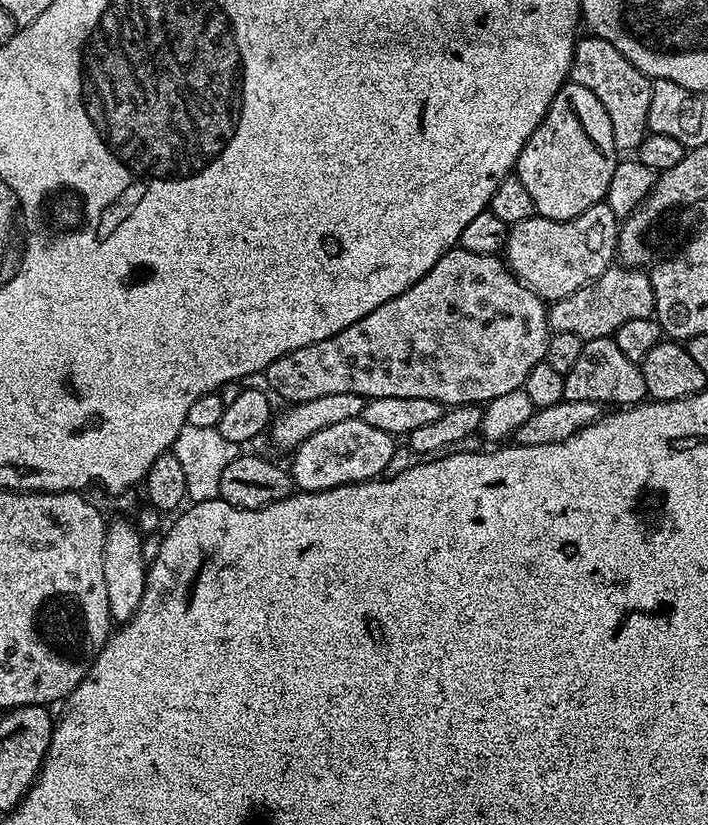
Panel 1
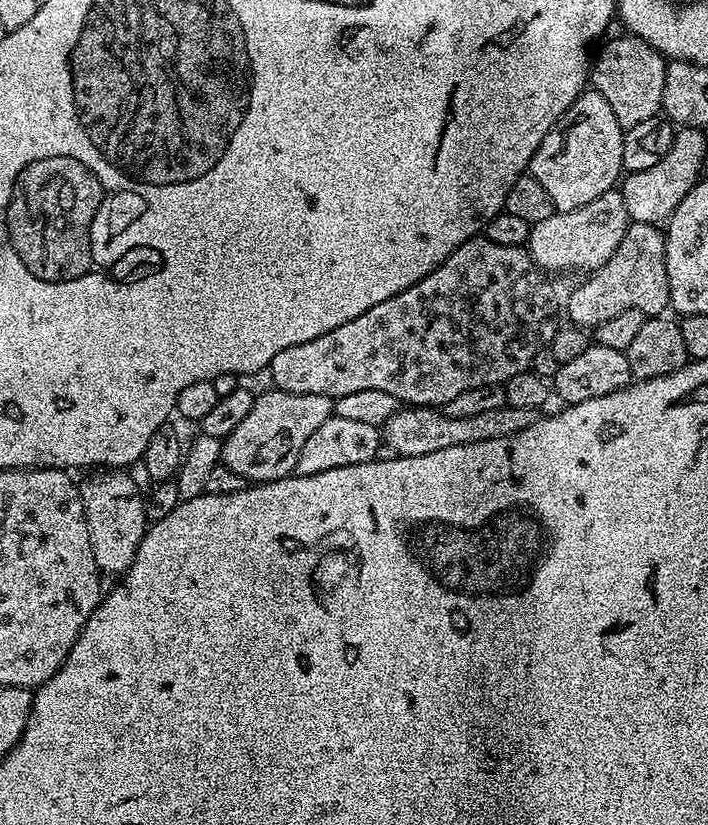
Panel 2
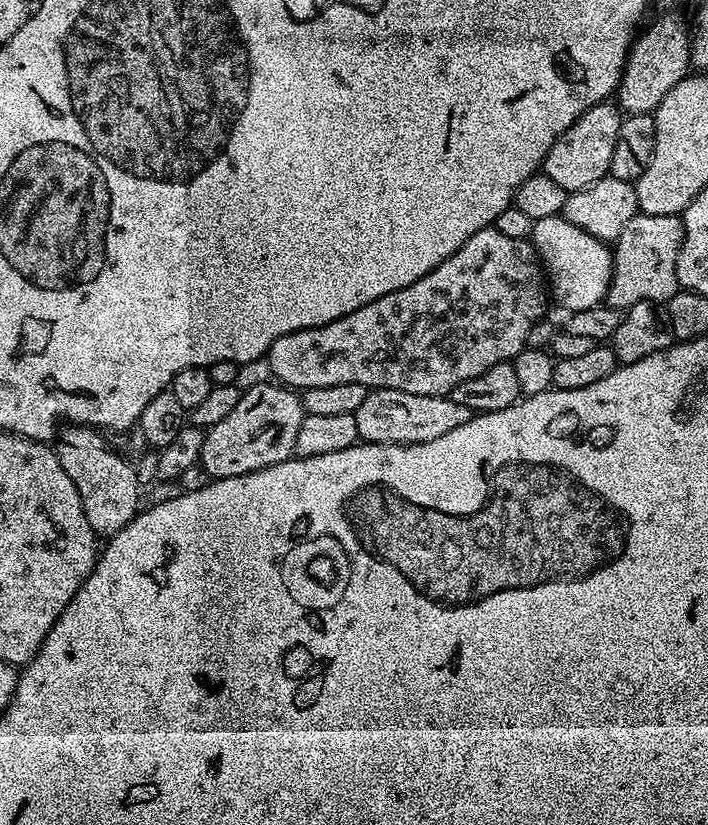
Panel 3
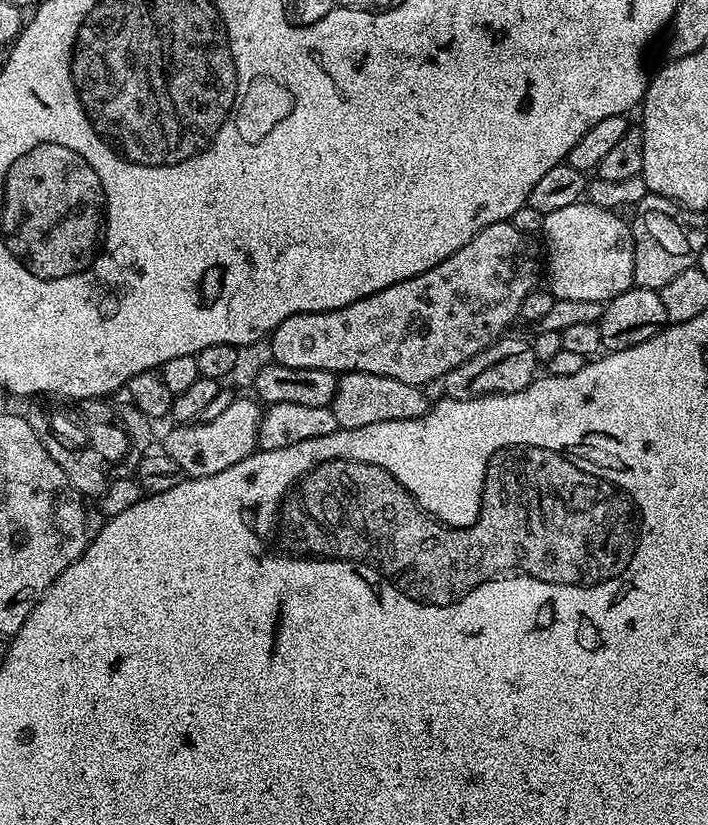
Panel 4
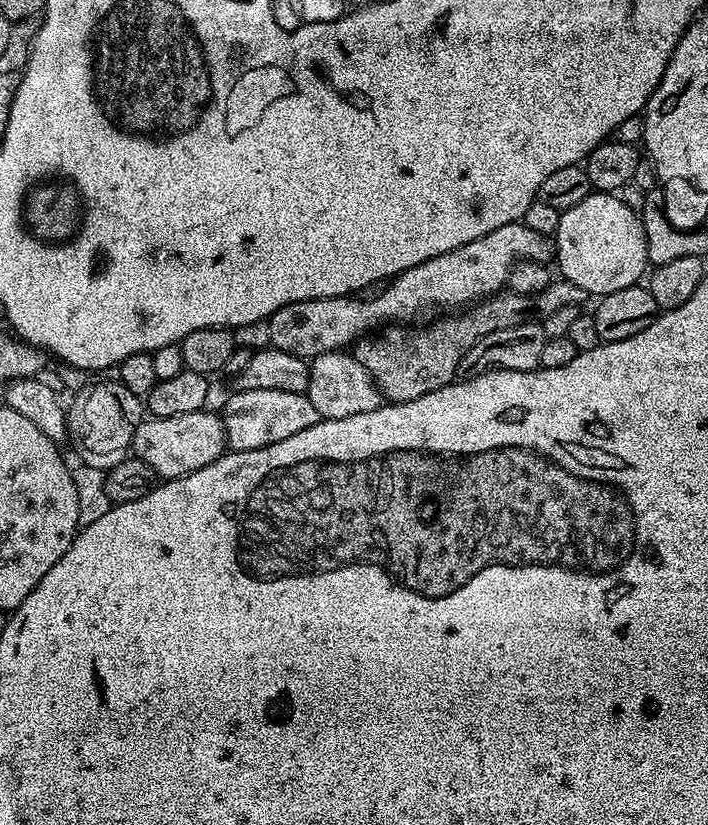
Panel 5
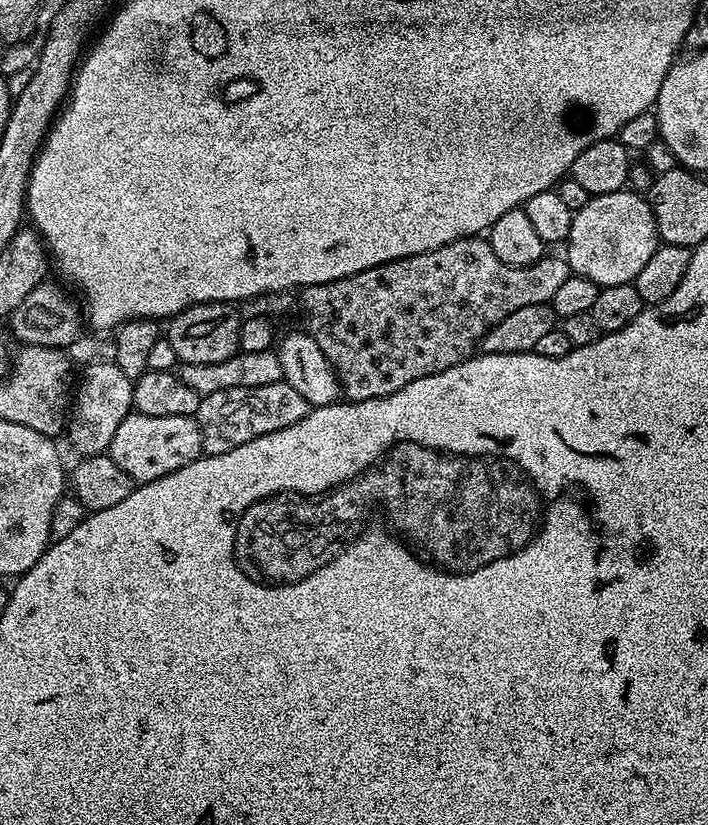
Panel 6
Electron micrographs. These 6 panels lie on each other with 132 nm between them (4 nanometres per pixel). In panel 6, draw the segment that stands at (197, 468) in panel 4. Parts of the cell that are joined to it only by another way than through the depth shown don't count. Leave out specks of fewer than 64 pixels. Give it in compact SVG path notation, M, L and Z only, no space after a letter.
M132 410L118 423L118 430L115 431L106 454L118 462L121 470L130 474L133 482L148 484L174 470L182 470L182 466L200 459L203 452L202 434L193 417L154 418L150 414Z

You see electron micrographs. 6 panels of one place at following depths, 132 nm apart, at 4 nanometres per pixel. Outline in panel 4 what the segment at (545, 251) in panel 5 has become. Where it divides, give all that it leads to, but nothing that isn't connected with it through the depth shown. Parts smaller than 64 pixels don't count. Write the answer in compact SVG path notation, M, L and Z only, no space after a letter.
M511 222L486 226L486 230L482 230L474 238L470 238L470 242L466 242L466 246L462 246L462 250L450 254L450 258L438 262L438 266L434 266L414 278L406 278L402 282L394 282L394 286L386 286L386 290L378 290L374 294L370 294L358 302L350 302L350 306L342 306L338 310L303 312L302 314L294 314L290 318L286 318L286 322L282 322L271 334L271 359L282 366L292 366L294 370L326 370L327 372L335 372L337 374L365 372L366 374L378 374L386 378L398 378L398 382L406 382L407 384L415 384L417 386L429 386L428 384L434 383L435 380L436 383L443 381L444 375L447 372L462 366L462 362L474 358L474 354L489 348L492 343L501 339L511 329L508 327L512 323L517 323L526 294L537 291L539 284L536 283L539 280L541 283L542 280L542 256L541 253L540 256L536 253L536 248L532 243L534 243L533 237L522 234L522 230L514 230Z

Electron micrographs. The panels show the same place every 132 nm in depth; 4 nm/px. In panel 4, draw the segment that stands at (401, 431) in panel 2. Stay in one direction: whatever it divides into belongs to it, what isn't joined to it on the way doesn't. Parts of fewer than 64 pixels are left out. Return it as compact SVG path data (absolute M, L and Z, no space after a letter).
M346 372L337 379L336 393L330 407L337 425L341 428L374 426L374 422L409 420L426 414L430 399L428 400L424 392L427 391L423 387L398 382L398 378L386 378L365 372Z

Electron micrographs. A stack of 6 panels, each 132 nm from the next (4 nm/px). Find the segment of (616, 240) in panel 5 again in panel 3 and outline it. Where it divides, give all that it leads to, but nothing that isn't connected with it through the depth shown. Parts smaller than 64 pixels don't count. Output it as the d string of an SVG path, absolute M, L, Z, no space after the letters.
M563 214L535 221L530 239L555 303L557 300L562 307L568 308L569 313L605 303L612 281L613 254L613 249L605 241L594 238L594 234L586 234L586 230L571 224Z

